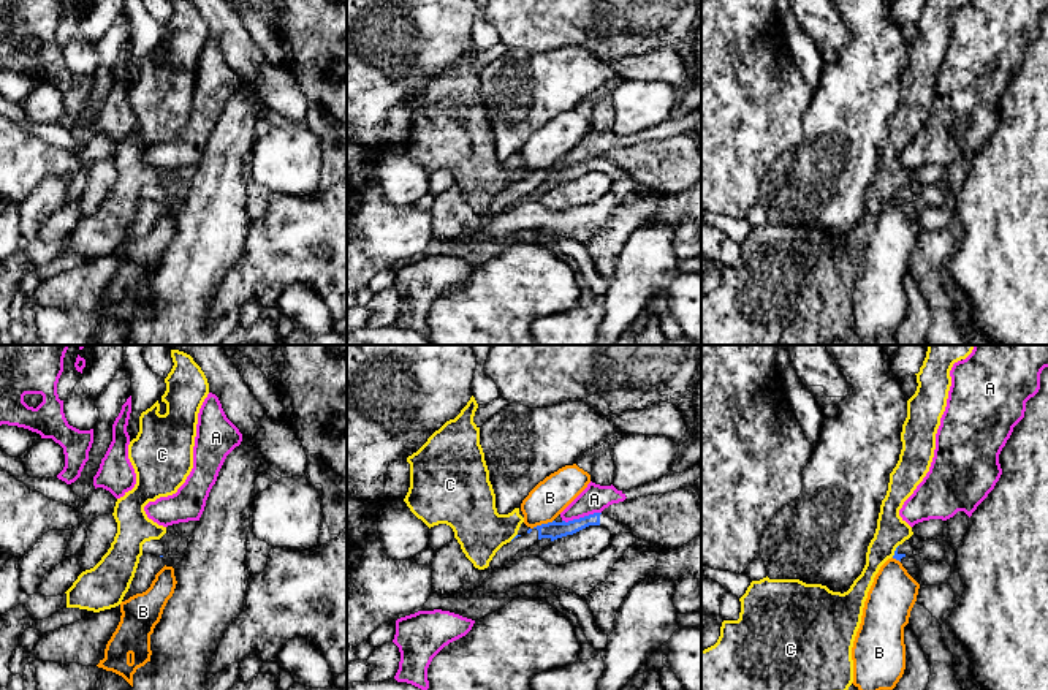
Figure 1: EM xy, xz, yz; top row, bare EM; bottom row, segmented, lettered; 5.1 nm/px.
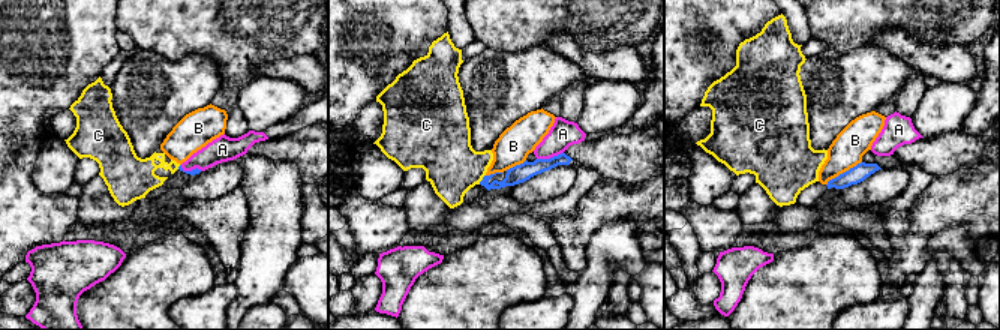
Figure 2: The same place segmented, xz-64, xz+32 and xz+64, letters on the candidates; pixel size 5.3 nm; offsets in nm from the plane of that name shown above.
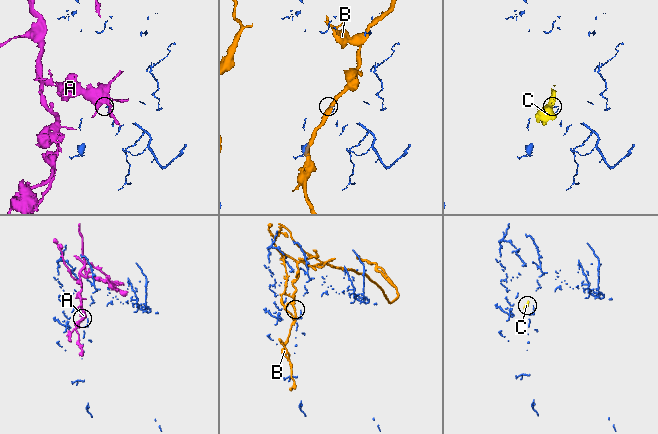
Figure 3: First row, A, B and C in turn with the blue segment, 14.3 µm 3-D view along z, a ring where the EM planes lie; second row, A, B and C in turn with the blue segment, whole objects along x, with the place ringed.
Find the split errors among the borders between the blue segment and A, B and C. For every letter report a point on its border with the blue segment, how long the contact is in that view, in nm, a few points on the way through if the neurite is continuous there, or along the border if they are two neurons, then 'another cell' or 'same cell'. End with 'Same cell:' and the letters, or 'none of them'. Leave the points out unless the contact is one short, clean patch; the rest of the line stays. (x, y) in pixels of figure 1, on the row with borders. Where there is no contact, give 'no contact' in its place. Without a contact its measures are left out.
A: xz (581, 518) | 200 nm | along xz (600, 511), (562, 521) | another cell
B: xz (542, 524) | 130 nm | along xz (553, 519), (531, 529) | another cell
C: yz (895, 551) | 70 nm | along yz (898, 545), (892, 556) | another cell
Same cell: none of them

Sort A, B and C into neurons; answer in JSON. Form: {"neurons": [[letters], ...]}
{"neurons": [["A"], ["B"], ["C"]]}

